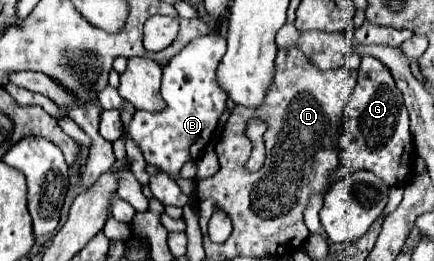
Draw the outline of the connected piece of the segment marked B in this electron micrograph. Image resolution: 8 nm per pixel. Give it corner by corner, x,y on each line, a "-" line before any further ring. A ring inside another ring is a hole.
219,33
193,39
181,53
177,53
171,59
171,63
163,67
161,91
163,91
163,99
167,101
167,107
159,113
135,111
133,115
129,135
141,145
145,161
161,169
159,175
151,177
149,189
163,205
185,207
191,201
189,195
181,193
179,185
175,183
175,177
179,175
181,165
185,161
197,159
199,151
203,153
203,149
209,145
219,115
225,109
227,93
217,83
217,67
225,51
227,51
227,43

